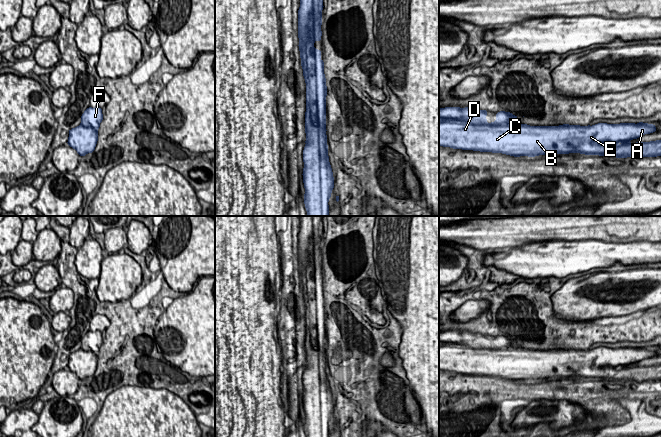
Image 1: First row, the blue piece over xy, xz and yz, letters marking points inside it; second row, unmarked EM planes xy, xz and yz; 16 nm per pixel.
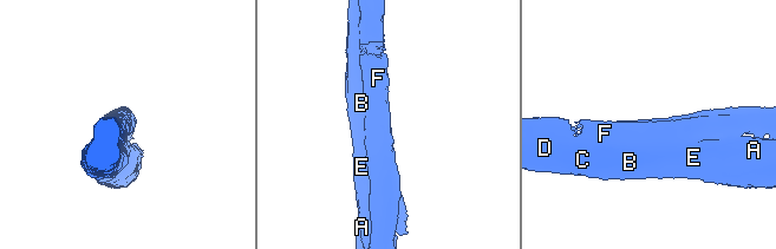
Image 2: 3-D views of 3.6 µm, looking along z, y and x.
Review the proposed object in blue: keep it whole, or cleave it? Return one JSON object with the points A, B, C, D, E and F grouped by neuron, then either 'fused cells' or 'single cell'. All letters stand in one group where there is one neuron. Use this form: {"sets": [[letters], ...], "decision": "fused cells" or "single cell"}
{"sets": [["A", "B", "C", "D", "E"], ["F"]], "decision": "fused cells"}

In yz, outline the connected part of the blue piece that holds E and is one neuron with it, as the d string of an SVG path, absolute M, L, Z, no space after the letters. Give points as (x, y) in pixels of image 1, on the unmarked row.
M439 345L439 370L453 373L473 374L480 376L502 377L514 381L535 381L546 378L580 377L585 379L599 379L604 381L627 382L661 380L661 364L650 366L630 367L642 359L656 356L654 348L643 346L595 349L565 349L535 351L522 348L501 350L473 349L463 346Z

